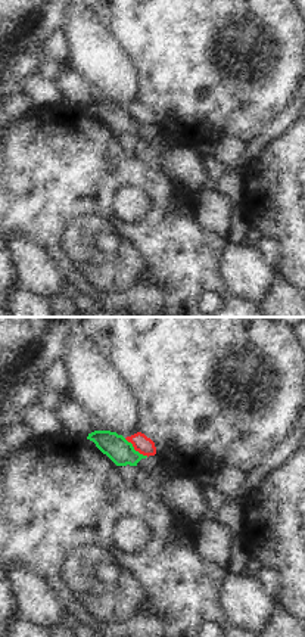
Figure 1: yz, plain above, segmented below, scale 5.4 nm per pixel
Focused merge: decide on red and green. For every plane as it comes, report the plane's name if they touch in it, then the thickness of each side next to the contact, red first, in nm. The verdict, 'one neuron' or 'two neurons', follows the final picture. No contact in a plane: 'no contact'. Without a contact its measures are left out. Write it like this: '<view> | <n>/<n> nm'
yz | 100/140 nm

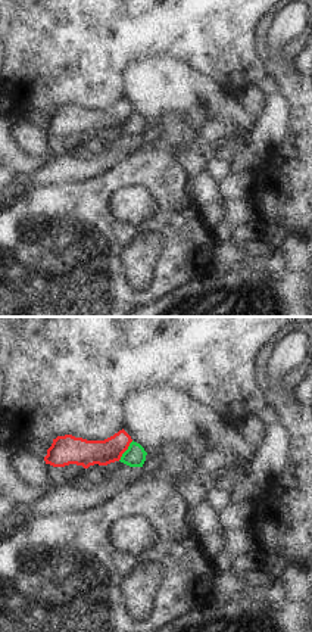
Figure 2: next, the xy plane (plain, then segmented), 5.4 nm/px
xy | 150/110 nm

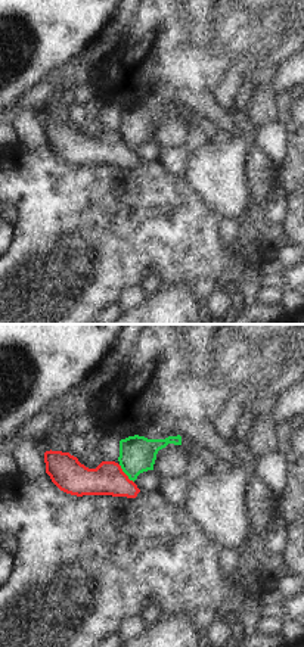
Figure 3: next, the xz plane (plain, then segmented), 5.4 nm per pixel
xz | 180/200 nm

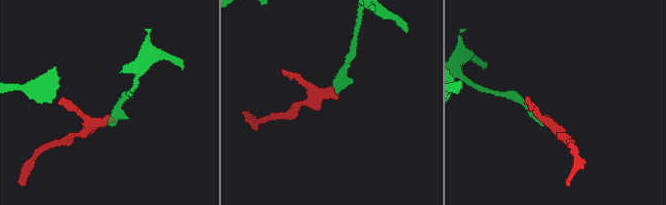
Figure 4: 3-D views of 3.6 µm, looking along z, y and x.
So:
two neurons

